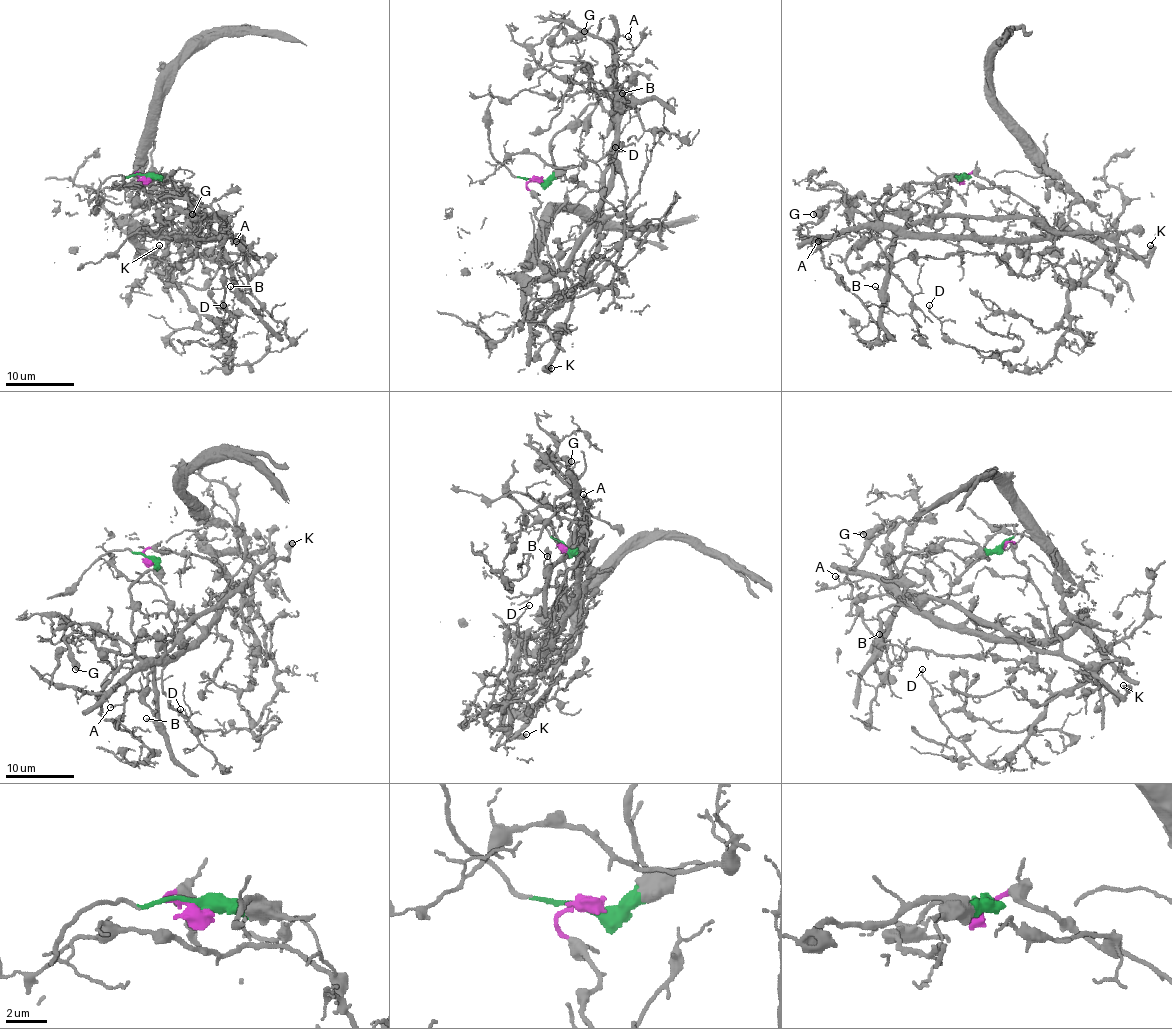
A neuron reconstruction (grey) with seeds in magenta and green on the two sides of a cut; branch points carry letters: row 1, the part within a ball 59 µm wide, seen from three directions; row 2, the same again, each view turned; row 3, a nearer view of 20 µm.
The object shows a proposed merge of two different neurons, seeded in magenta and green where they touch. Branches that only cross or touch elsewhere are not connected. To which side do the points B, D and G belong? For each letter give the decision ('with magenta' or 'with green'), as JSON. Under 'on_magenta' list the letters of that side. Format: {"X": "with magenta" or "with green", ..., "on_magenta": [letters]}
{"B": "with green", "D": "with magenta", "G": "with green", "on_magenta": ["D"]}

